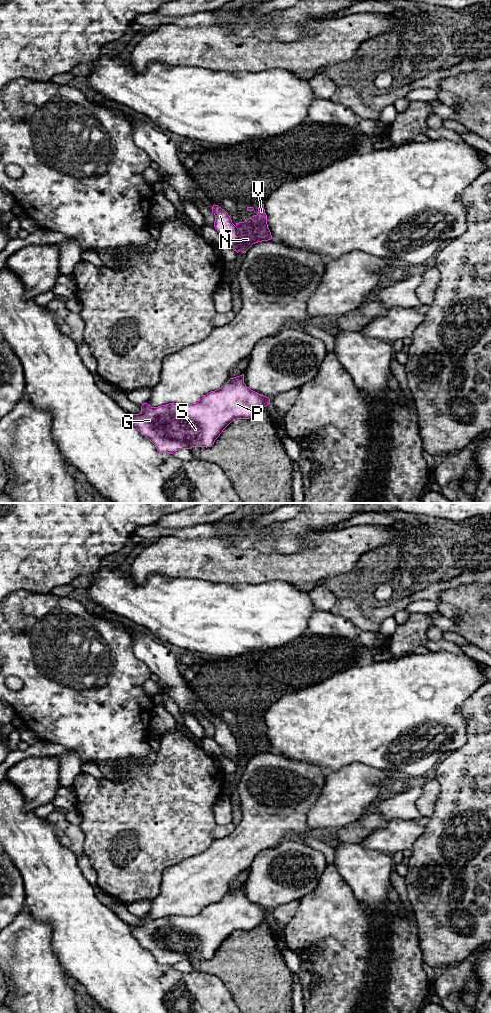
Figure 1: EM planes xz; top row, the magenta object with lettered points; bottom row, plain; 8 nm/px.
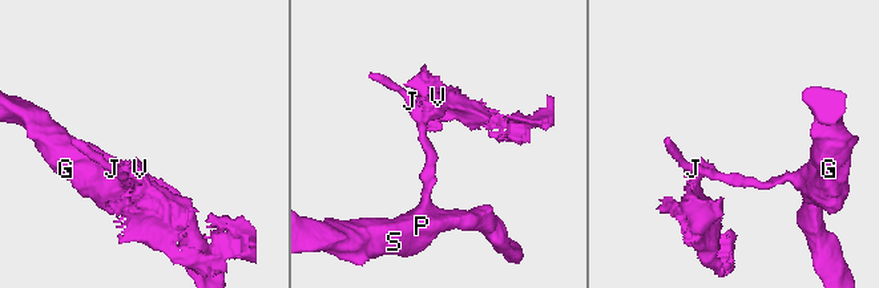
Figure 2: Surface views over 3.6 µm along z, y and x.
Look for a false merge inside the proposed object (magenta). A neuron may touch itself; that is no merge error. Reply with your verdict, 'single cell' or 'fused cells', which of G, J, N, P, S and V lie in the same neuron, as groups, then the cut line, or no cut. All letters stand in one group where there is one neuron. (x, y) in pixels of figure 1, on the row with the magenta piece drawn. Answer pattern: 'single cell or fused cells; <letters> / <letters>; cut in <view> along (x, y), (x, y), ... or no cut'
fused cells; G J P S / N V; cut in xz along (235, 226), (239, 249)

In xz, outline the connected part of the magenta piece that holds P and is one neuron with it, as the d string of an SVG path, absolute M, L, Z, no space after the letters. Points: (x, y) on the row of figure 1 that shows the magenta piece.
M242 374L197 403L158 407L144 403L139 414L131 415L131 421L159 452L173 454L180 449L211 447L232 421L250 419L268 404L268 397L246 386Z

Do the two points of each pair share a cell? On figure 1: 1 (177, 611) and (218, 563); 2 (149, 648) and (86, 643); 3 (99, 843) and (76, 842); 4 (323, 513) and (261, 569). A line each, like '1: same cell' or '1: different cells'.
1: different cells
2: different cells
3: different cells
4: different cells

